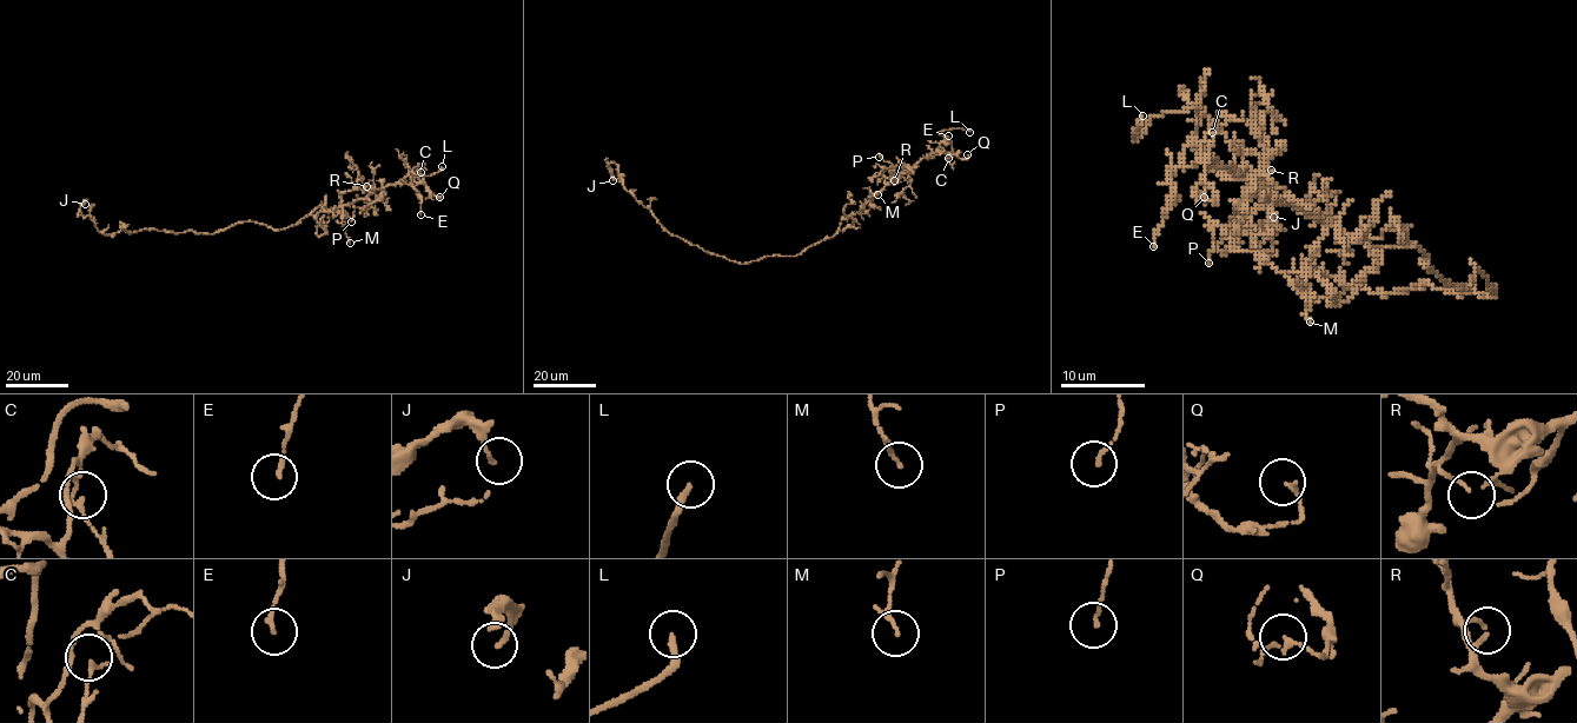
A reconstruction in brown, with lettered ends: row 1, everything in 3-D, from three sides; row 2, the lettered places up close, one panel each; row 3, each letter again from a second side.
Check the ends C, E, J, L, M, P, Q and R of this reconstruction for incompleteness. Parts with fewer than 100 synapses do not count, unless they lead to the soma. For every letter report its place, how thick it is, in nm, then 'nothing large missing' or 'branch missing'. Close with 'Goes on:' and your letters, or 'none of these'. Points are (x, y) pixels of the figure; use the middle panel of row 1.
C: at (948, 158); 110 nm thick; nothing large missing
E: at (948, 136); 140 nm thick; nothing large missing
J: at (613, 180); 120 nm thick; nothing large missing
L: at (969, 132); 220 nm thick; branch missing
M: at (878, 194); 160 nm thick; nothing large missing
P: at (879, 157); 110 nm thick; nothing large missing
Q: at (967, 154); 180 nm thick; nothing large missing
R: at (894, 180); 100 nm thick; nothing large missing
Goes on: L

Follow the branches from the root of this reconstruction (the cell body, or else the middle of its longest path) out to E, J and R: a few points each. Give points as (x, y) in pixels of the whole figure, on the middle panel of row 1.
E: (797, 254), (832, 237), (843, 218), (857, 213), (888, 184), (946, 143), (948, 136)
J: (797, 254), (773, 254), (742, 264), (704, 252), (669, 234), (625, 188), (614, 163), (607, 165), (613, 180)
R: (797, 254), (832, 237), (843, 218), (857, 213), (896, 178), (894, 174), (894, 180)

